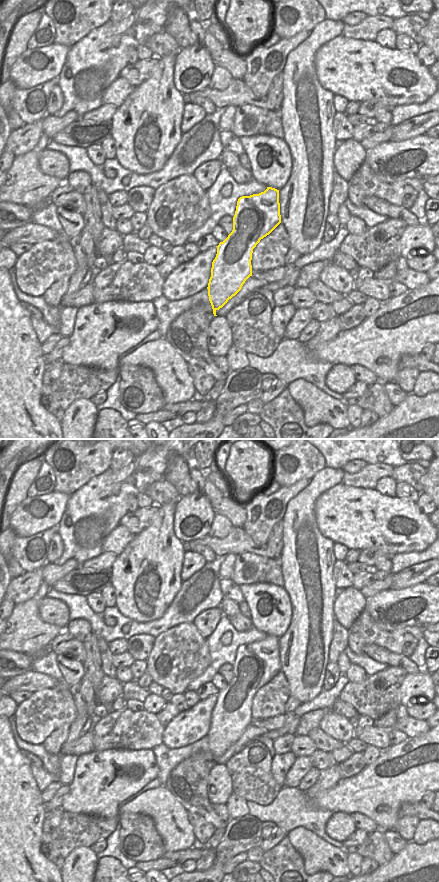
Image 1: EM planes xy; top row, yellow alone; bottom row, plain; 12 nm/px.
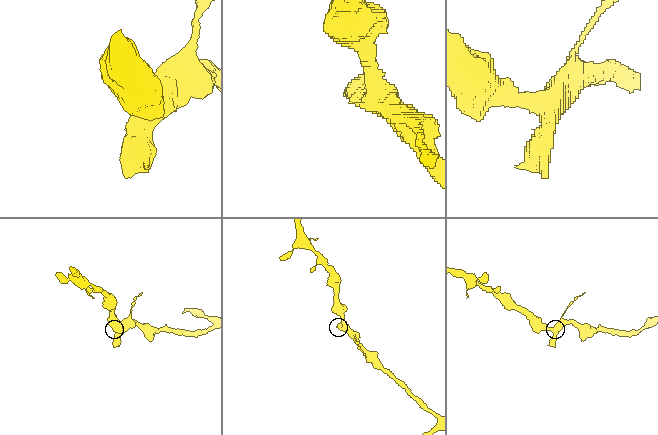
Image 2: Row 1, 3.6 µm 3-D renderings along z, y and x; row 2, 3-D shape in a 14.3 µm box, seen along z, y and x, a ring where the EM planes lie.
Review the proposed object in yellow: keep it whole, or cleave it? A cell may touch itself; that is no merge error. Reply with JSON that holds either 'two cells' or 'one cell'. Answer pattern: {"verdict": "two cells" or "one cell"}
{"verdict": "one cell"}

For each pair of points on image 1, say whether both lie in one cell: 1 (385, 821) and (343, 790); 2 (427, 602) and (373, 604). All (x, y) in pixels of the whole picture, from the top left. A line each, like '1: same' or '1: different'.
1: same
2: same

